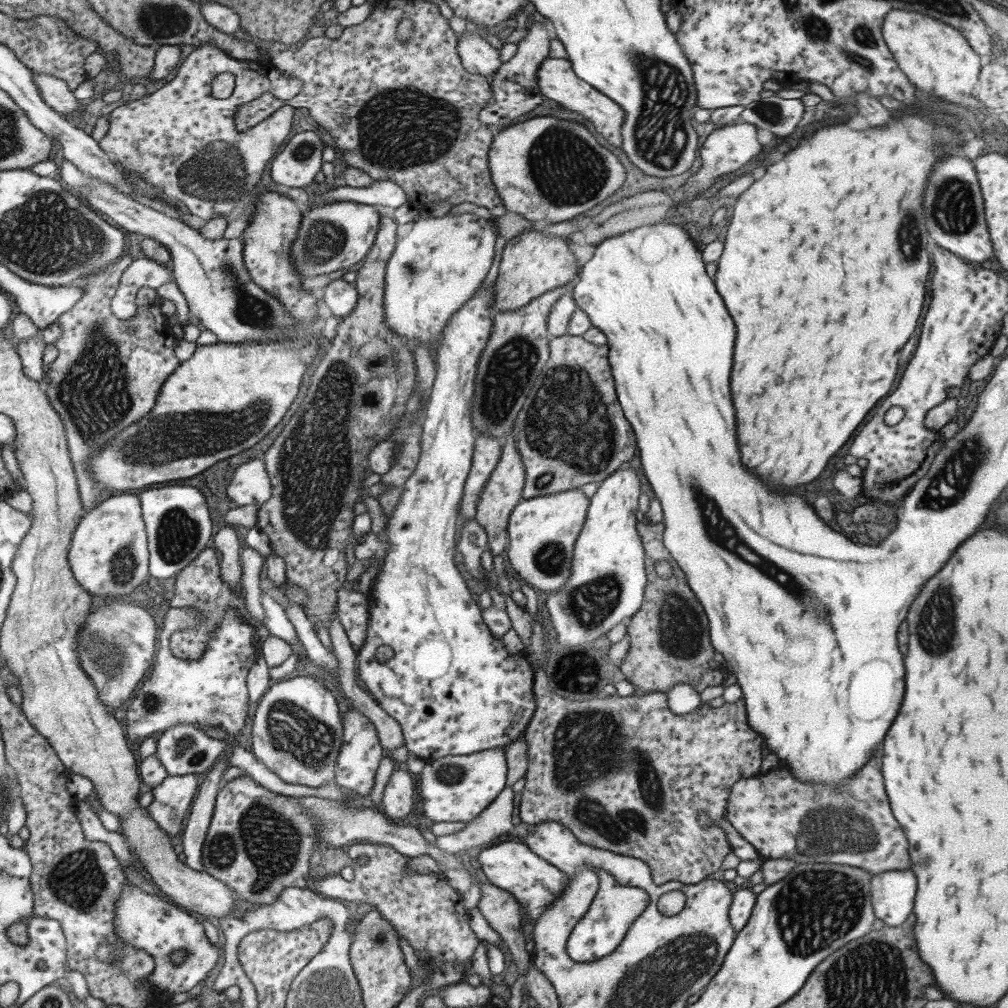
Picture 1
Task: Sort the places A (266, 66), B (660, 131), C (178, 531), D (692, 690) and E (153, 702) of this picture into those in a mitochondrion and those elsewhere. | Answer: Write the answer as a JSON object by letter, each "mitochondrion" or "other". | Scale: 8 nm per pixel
{"A":"other","B":"mitochondrion","C":"mitochondrion","D":"other","E":"mitochondrion"}

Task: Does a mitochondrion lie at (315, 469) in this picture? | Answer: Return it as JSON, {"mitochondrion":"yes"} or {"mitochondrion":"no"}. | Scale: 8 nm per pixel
{"mitochondrion":"yes"}

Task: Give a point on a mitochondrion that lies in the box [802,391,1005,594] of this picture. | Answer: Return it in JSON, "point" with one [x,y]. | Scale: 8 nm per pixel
{"point":[951,484]}

